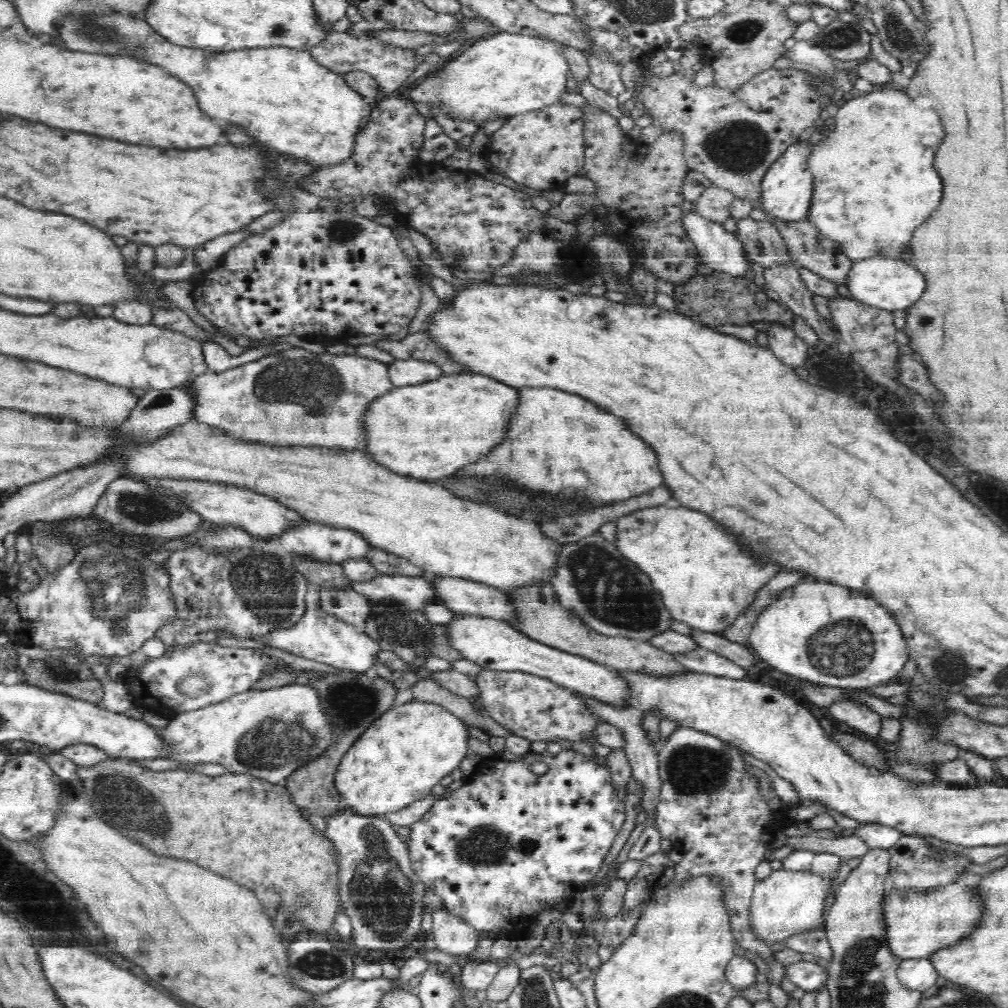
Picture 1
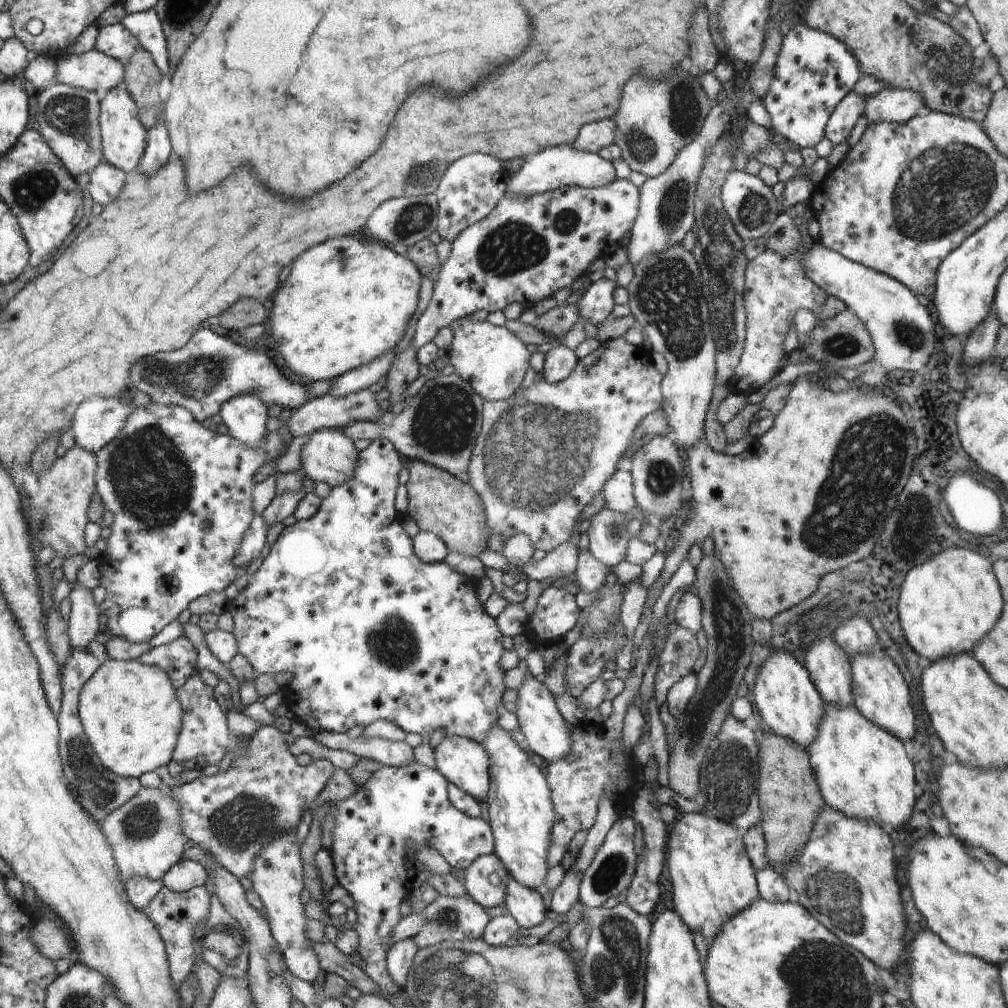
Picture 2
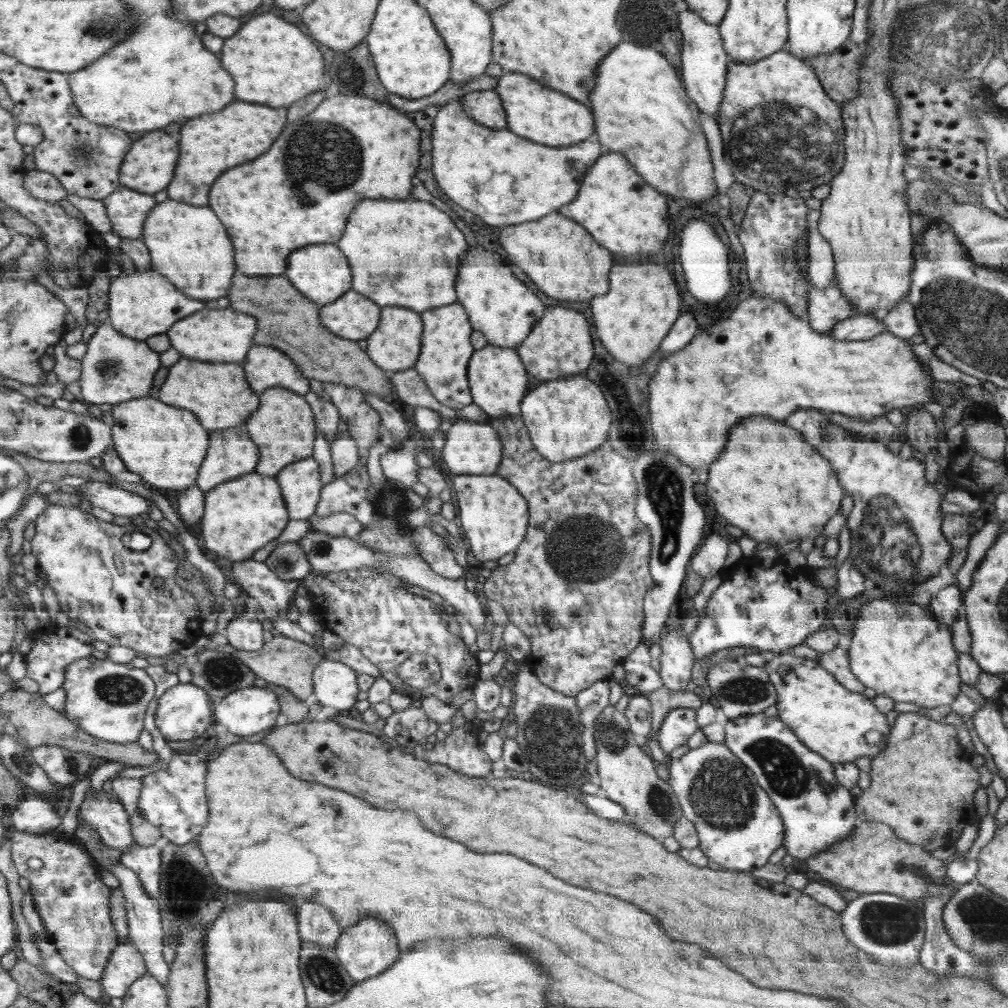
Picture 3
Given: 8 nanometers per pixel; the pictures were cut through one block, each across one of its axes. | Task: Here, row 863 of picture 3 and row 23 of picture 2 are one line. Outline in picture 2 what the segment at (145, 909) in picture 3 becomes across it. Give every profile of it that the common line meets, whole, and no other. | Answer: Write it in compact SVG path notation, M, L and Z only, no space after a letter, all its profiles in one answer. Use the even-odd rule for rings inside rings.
M123 22L101 28L97 49L127 63L142 46L139 36Z

